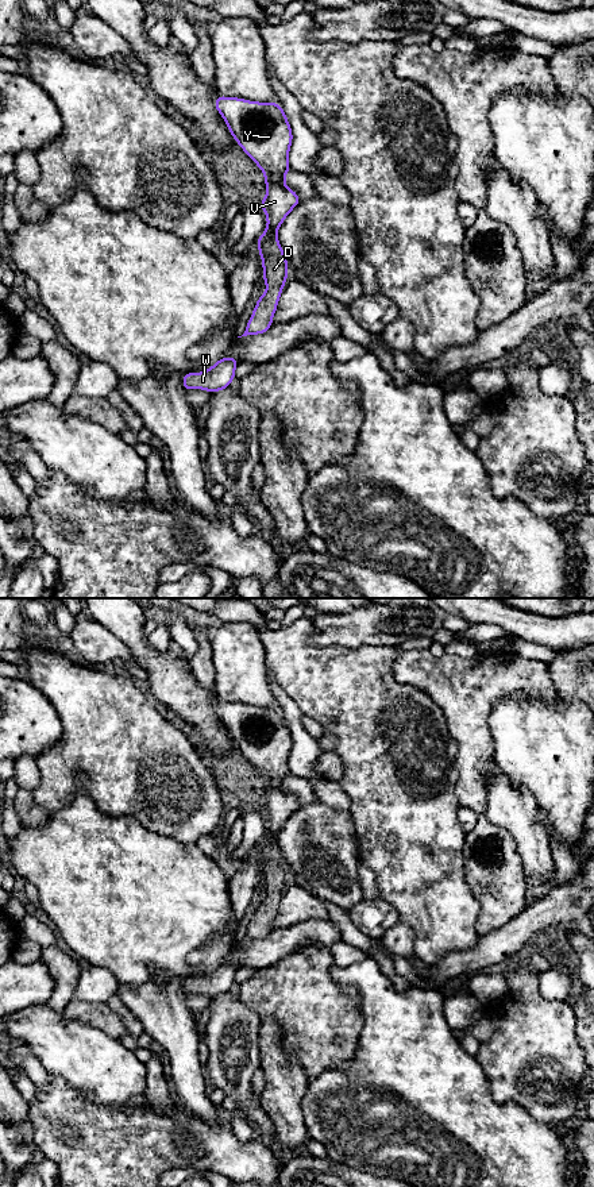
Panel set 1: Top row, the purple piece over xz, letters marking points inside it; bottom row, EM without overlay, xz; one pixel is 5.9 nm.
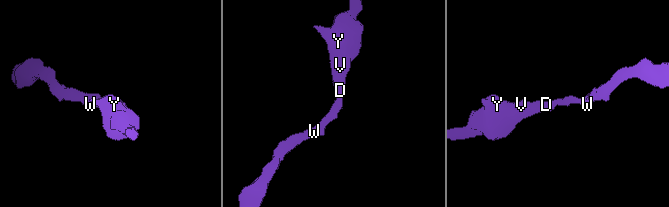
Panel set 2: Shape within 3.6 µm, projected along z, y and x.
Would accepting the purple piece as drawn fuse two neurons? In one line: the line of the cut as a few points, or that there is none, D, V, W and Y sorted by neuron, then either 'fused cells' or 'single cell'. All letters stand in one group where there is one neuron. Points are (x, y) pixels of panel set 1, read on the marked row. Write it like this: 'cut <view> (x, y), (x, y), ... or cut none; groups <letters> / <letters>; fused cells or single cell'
cut none; groups D V W Y; single cell

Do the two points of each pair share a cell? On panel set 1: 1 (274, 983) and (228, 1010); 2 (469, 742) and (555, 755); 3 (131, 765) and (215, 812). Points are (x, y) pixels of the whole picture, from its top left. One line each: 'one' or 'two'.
1: two
2: two
3: one

